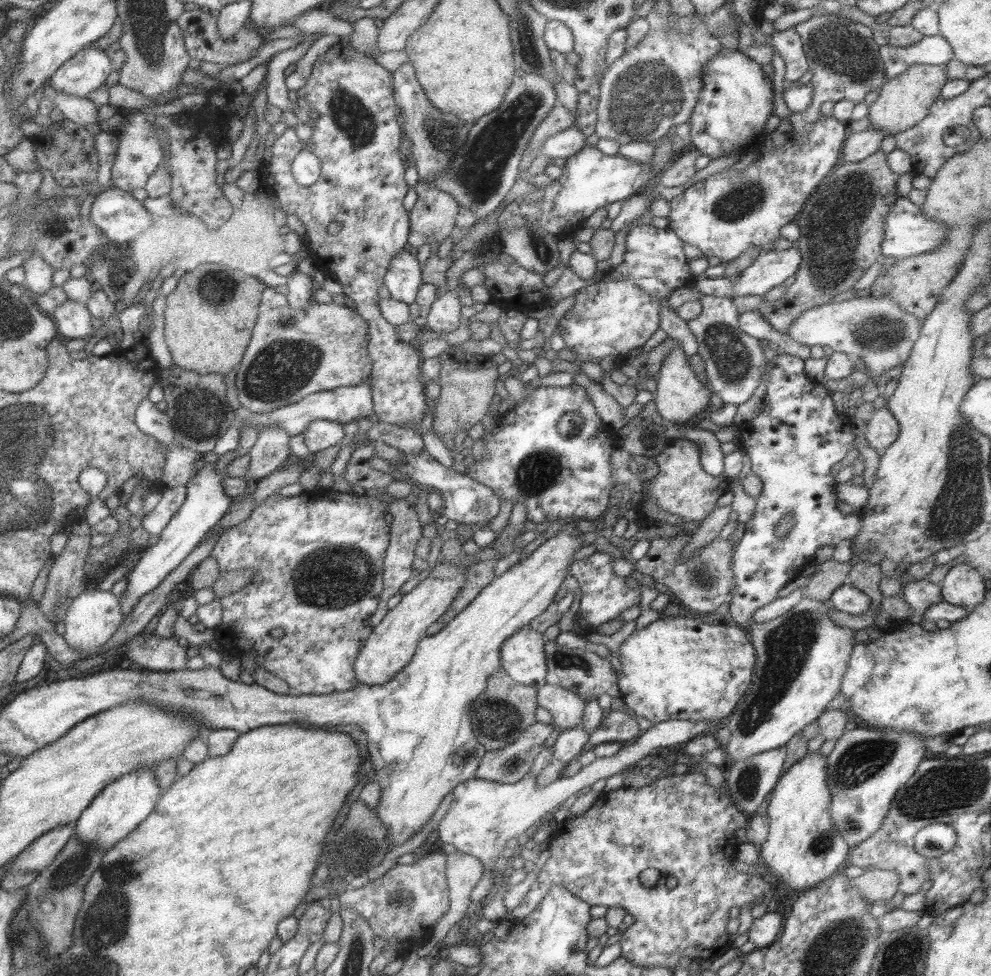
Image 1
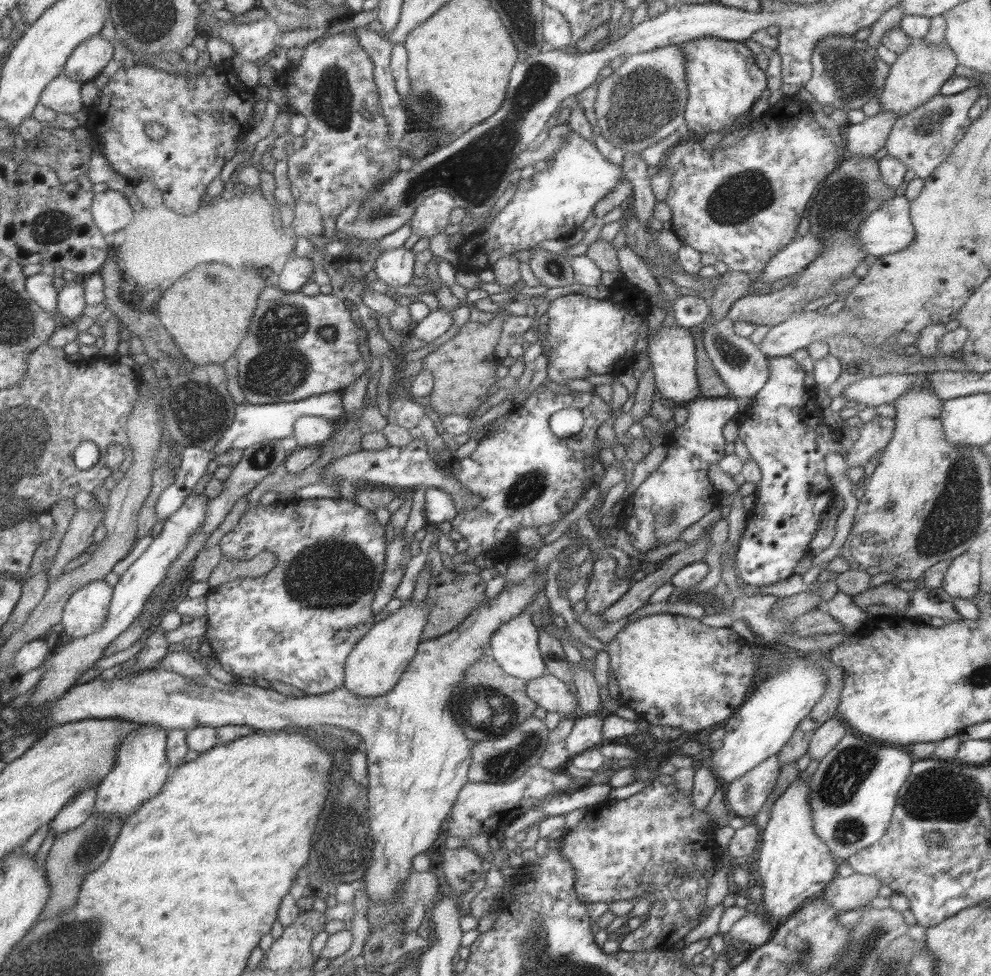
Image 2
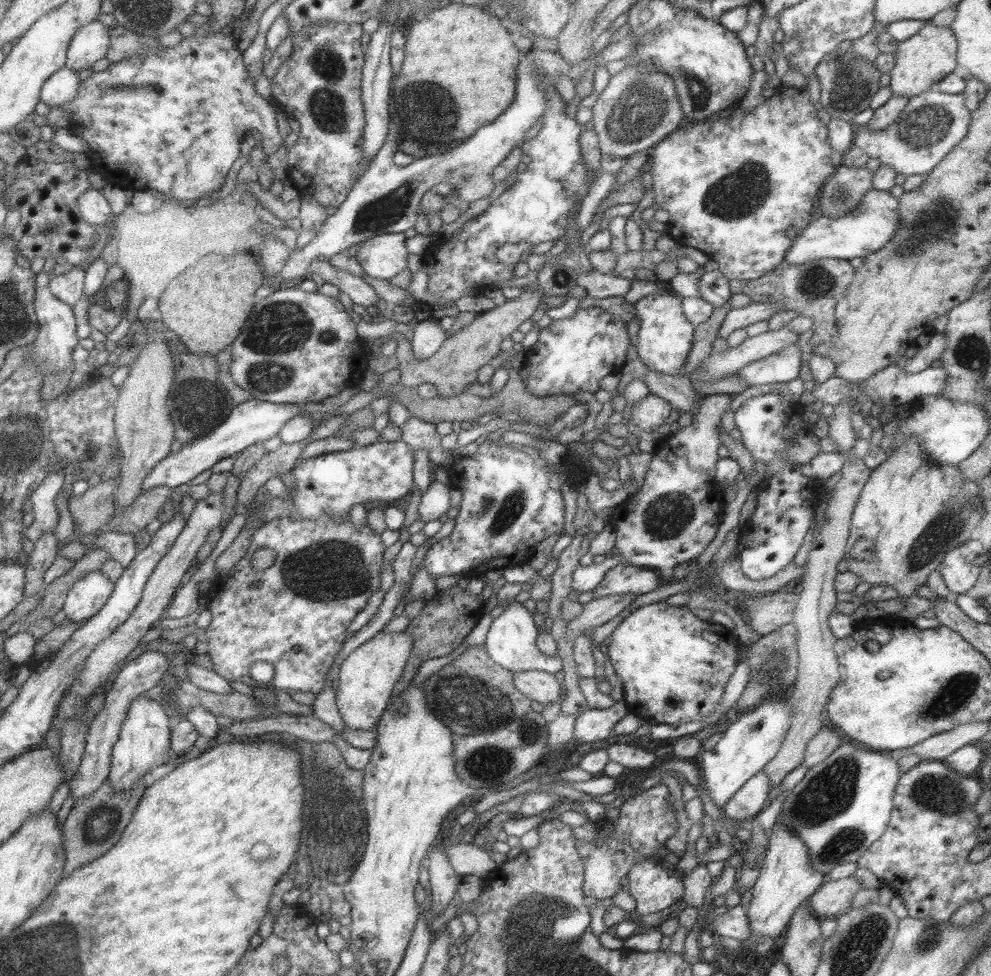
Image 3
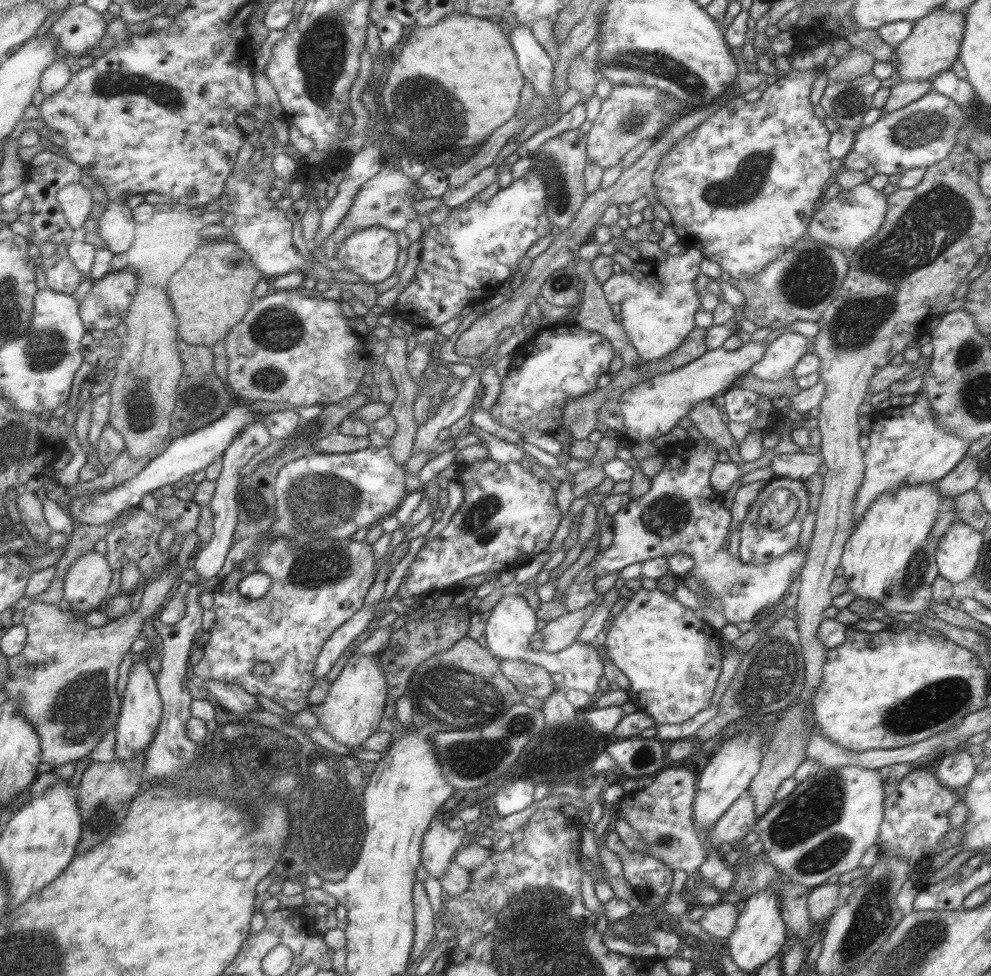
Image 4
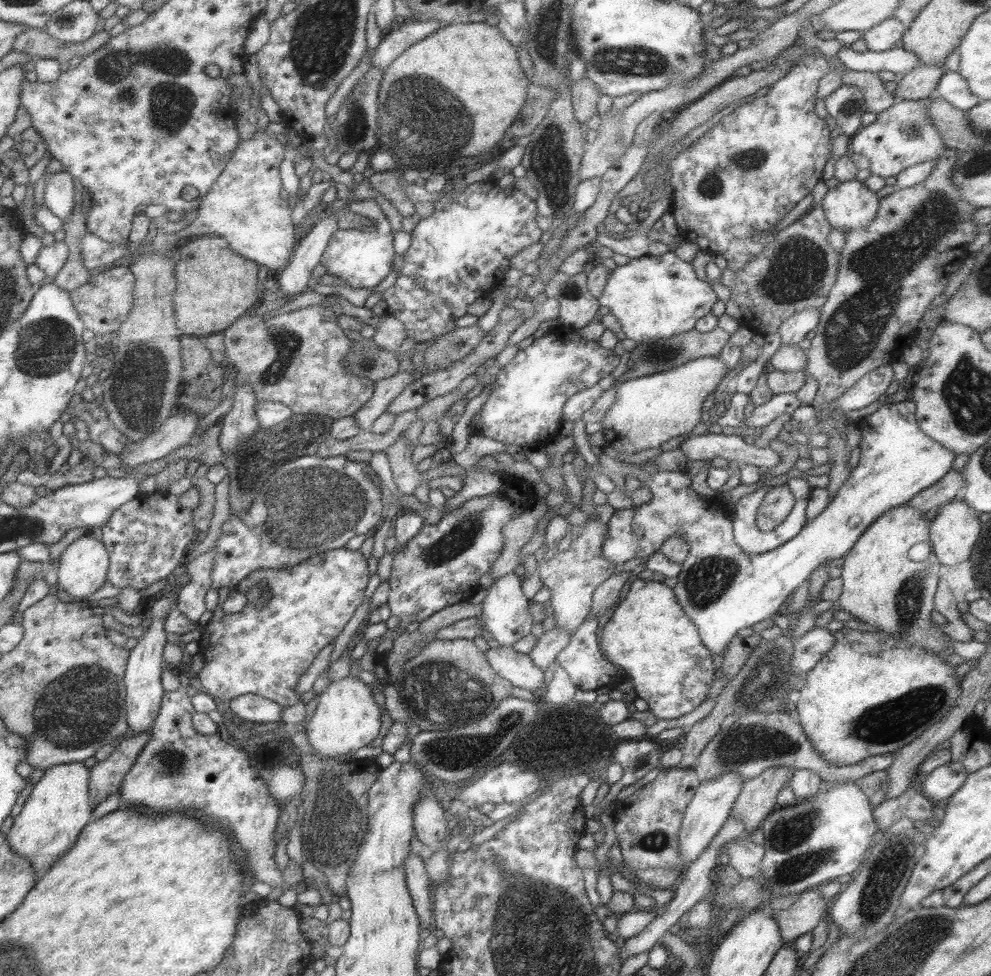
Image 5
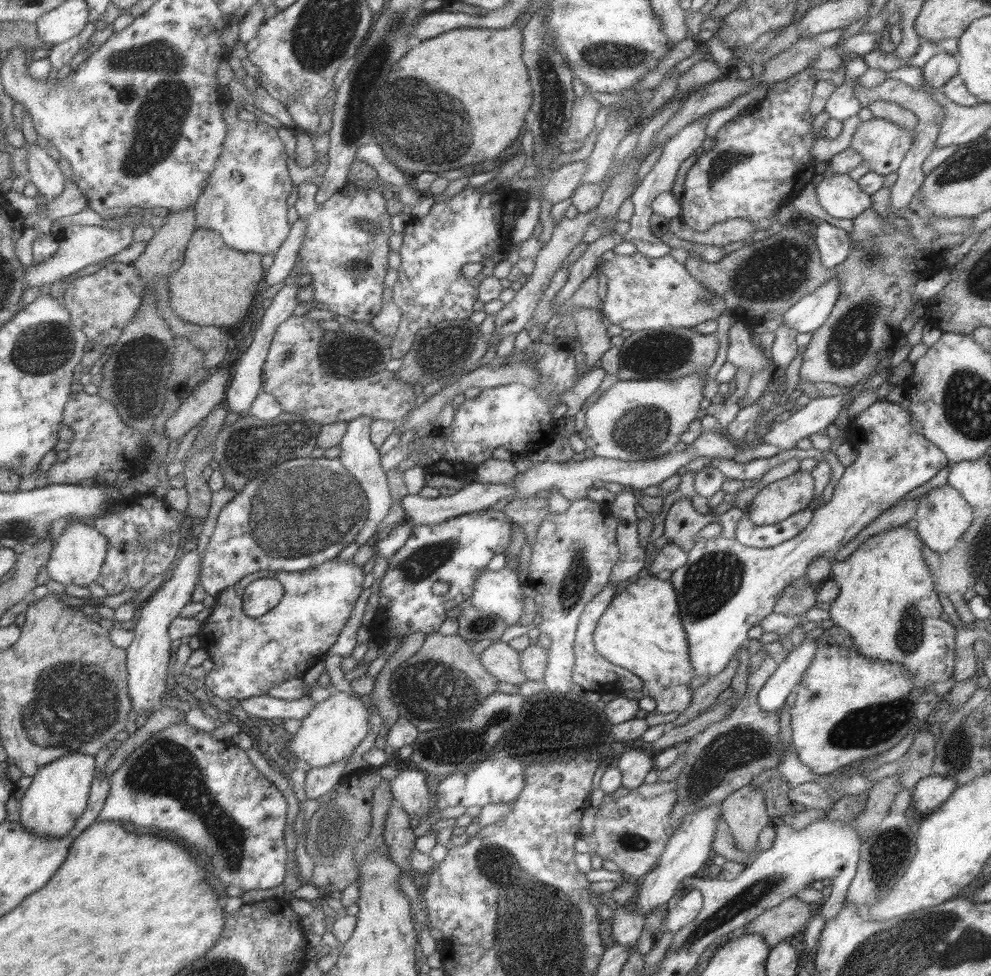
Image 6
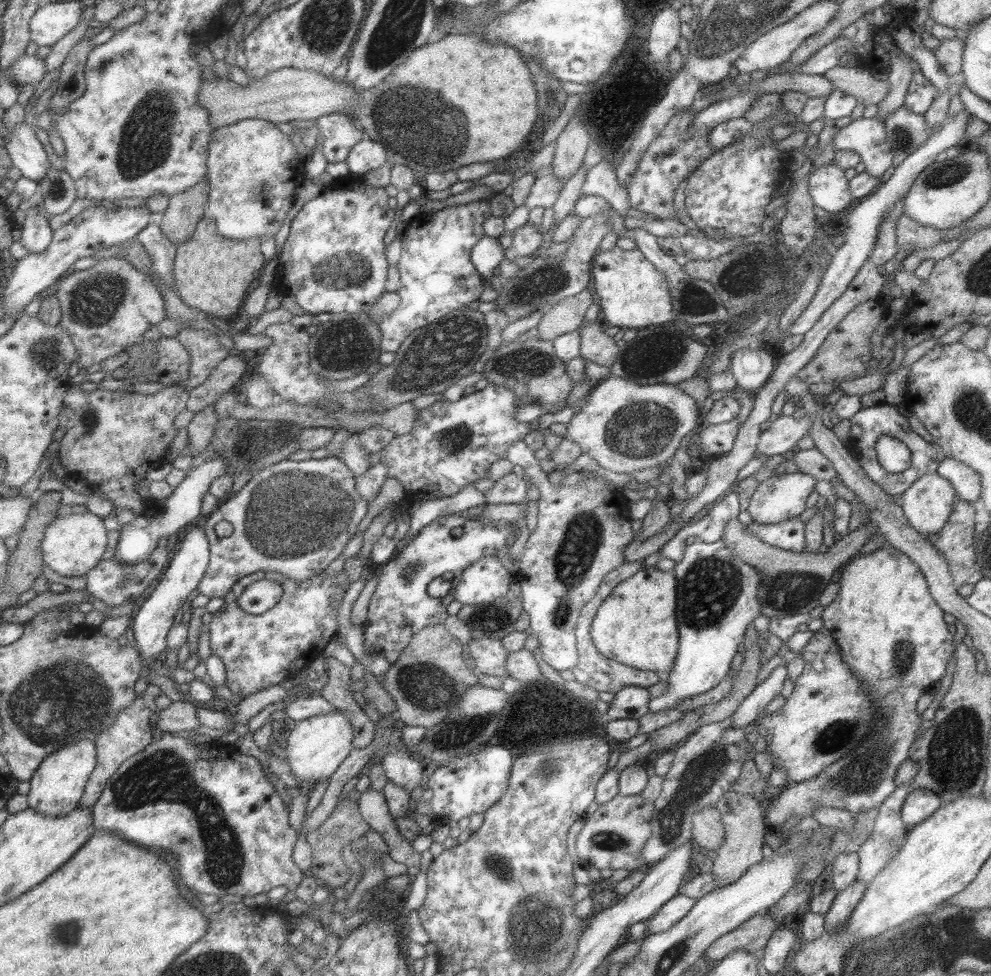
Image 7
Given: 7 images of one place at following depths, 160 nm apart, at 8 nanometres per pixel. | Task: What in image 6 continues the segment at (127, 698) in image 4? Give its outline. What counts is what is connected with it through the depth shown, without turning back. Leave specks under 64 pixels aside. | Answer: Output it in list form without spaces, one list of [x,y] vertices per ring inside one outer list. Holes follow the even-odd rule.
[[[193,545],[186,547],[186,552],[173,564],[173,572],[158,588],[153,596],[146,600],[145,606],[135,622],[131,644],[126,648],[127,668],[127,694],[131,699],[131,708],[138,716],[143,716],[151,706],[159,704],[165,695],[165,678],[167,666],[172,659],[169,648],[170,638],[168,635],[168,624],[179,612],[190,602],[197,578],[200,574],[201,561]]]

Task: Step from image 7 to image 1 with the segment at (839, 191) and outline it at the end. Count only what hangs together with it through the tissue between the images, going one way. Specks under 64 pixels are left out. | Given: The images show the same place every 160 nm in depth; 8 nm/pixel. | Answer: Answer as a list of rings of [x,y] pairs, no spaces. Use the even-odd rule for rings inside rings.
[[[898,197],[885,217],[883,240],[880,244],[880,252],[885,257],[893,257],[896,260],[915,258],[920,254],[929,252],[939,246],[948,235],[948,228],[943,223],[938,223],[920,209],[913,205],[906,197]],[[795,246],[779,251],[763,251],[753,259],[753,262],[747,268],[739,271],[737,278],[728,279],[723,276],[719,278],[708,278],[701,273],[694,275],[694,288],[707,296],[725,297],[728,299],[747,294],[762,296],[767,290],[773,288],[773,286],[780,285],[787,280],[788,276],[795,274],[799,261],[800,252],[796,250]]]

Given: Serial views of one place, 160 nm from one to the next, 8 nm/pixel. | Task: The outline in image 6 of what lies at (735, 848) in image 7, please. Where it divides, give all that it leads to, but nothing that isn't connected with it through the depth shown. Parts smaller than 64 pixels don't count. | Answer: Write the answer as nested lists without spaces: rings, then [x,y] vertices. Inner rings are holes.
[[[742,786],[719,804],[721,818],[728,824],[739,850],[757,851],[757,835],[770,817],[765,812],[764,796],[757,787]]]

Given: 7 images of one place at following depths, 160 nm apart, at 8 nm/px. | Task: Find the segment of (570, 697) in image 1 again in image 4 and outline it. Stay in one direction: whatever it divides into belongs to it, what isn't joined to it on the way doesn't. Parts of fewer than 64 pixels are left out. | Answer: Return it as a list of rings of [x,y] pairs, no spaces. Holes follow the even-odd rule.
[[[499,661],[499,670],[522,696],[544,699],[556,688],[550,673],[535,664],[523,661]]]

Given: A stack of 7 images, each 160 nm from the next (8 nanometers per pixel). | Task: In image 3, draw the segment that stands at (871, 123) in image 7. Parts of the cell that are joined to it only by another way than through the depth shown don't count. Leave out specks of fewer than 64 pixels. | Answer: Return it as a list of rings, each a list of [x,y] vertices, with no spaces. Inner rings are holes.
[[[928,90],[912,97],[905,104],[903,111],[887,129],[873,133],[865,126],[855,126],[853,146],[863,150],[869,157],[878,158],[880,164],[889,165],[903,176],[911,174],[926,175],[967,133],[970,122],[970,111],[965,108],[963,96],[959,94],[946,94],[936,90]]]

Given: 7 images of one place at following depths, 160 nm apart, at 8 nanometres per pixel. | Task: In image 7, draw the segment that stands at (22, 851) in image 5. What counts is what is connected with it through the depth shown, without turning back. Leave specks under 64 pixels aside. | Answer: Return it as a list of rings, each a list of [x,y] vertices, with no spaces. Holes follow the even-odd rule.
[[[78,740],[75,744],[68,744],[54,749],[48,754],[31,775],[29,790],[26,795],[27,809],[43,815],[43,817],[59,818],[67,816],[78,806],[83,796],[84,786],[94,769],[96,763],[96,750],[94,741]]]

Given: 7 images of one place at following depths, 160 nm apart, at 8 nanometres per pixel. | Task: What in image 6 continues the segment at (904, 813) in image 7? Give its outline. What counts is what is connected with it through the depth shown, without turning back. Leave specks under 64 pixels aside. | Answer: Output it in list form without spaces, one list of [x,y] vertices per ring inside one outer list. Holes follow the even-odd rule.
[[[929,775],[919,779],[912,789],[911,808],[917,812],[933,813],[956,788],[953,777]]]

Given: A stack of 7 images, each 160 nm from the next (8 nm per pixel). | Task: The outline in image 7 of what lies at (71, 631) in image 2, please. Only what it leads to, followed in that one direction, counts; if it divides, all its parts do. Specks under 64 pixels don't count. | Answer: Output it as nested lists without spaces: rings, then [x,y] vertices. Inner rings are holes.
[[[71,513],[59,516],[51,521],[43,533],[41,541],[42,563],[49,567],[53,573],[63,577],[84,577],[91,568],[102,559],[106,549],[107,536],[103,527],[103,520],[90,513]]]

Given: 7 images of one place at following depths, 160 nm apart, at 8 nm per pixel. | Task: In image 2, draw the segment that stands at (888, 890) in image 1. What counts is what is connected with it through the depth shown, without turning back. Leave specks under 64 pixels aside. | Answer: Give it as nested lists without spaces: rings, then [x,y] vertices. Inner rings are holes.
[[[854,872],[845,877],[834,876],[824,888],[822,896],[836,908],[837,912],[843,913],[869,906],[881,885],[876,876]]]

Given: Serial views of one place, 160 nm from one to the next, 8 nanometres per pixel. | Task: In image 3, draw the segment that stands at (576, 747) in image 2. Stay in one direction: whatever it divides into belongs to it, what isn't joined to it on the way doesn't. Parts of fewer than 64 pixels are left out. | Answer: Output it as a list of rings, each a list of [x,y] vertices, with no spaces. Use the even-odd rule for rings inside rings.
[[[620,699],[613,706],[603,709],[587,708],[576,715],[573,739],[577,742],[595,742],[612,736],[612,728],[628,713]]]

